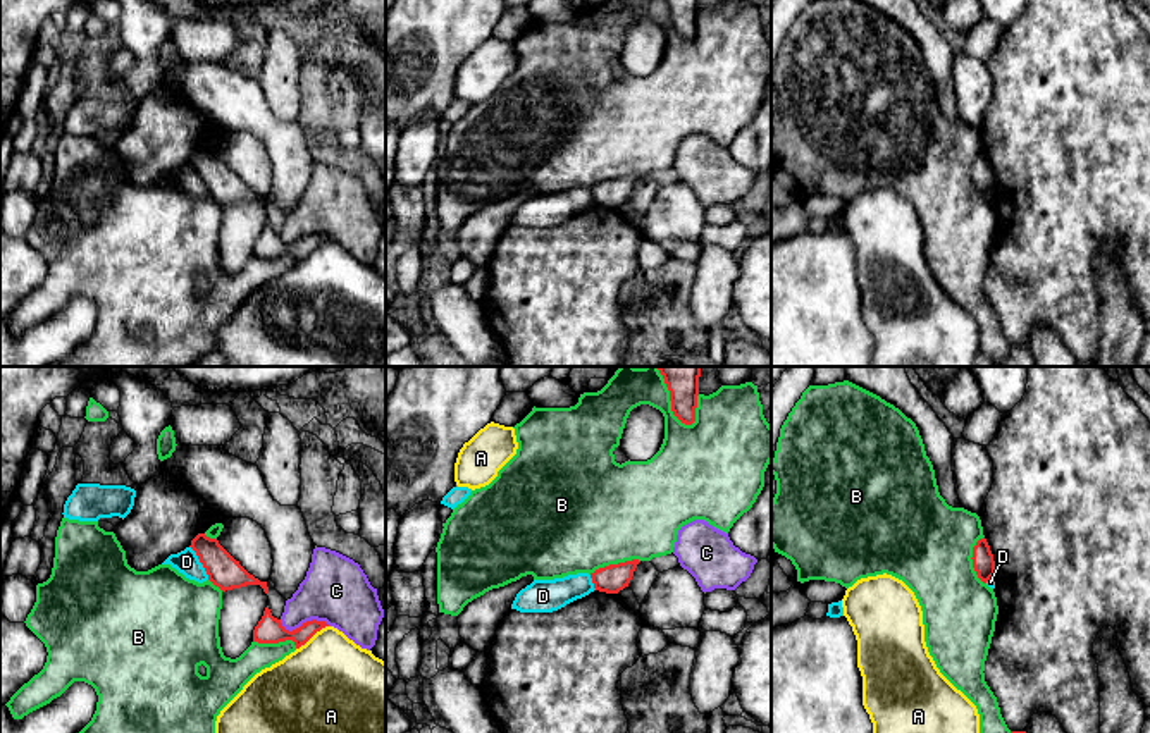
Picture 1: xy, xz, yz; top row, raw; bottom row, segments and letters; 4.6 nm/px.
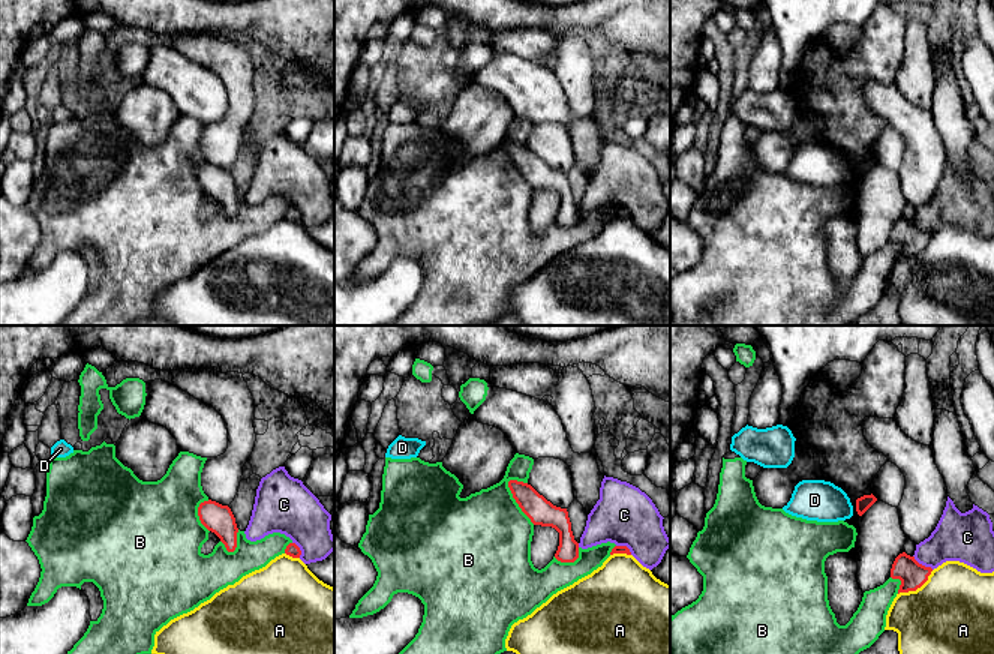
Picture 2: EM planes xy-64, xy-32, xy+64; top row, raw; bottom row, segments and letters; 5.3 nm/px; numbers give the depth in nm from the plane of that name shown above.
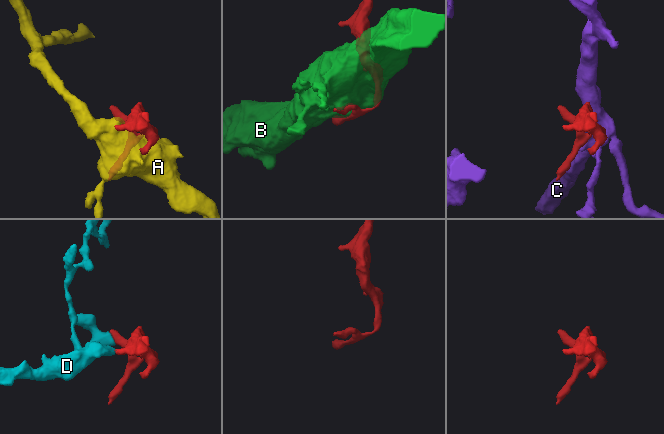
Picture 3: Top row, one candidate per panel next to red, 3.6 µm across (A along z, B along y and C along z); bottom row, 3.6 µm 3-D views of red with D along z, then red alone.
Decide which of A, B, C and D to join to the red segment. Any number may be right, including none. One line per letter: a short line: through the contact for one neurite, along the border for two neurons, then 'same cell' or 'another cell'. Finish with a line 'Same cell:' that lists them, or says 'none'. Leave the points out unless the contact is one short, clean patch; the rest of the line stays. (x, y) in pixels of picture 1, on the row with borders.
A: another cell
B: another cell
C: another cell
D: xy (190, 546), (209, 579) | another cell
Same cell: none

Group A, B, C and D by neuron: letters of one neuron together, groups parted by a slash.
A / B / C / D

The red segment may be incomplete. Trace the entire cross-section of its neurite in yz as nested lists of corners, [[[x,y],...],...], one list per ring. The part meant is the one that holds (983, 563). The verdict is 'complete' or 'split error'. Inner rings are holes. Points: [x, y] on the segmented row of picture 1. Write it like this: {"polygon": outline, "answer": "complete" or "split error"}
{"polygon": [[[980,539],[973,547],[973,568],[978,578],[986,583],[995,575],[995,561],[986,539]]], "answer": "complete"}

